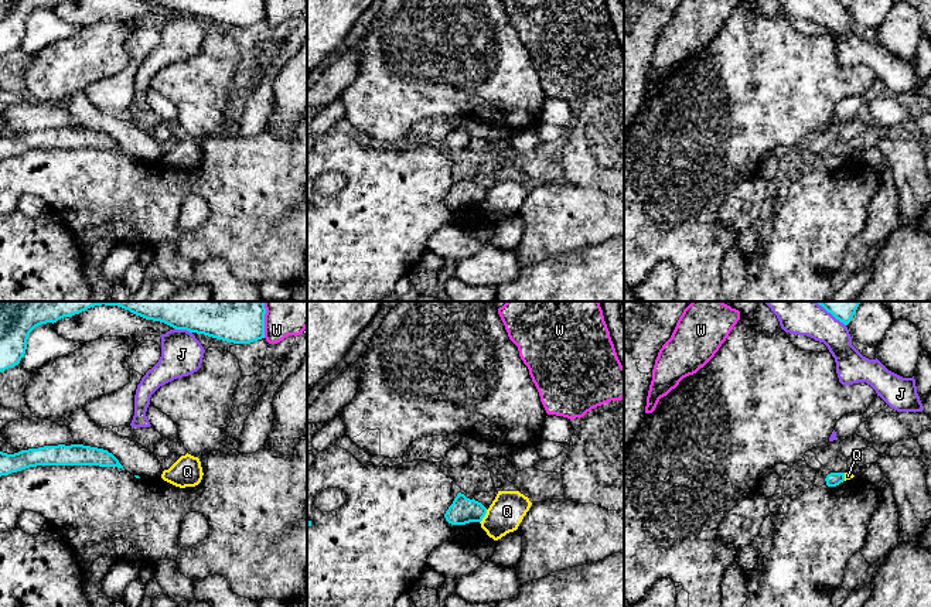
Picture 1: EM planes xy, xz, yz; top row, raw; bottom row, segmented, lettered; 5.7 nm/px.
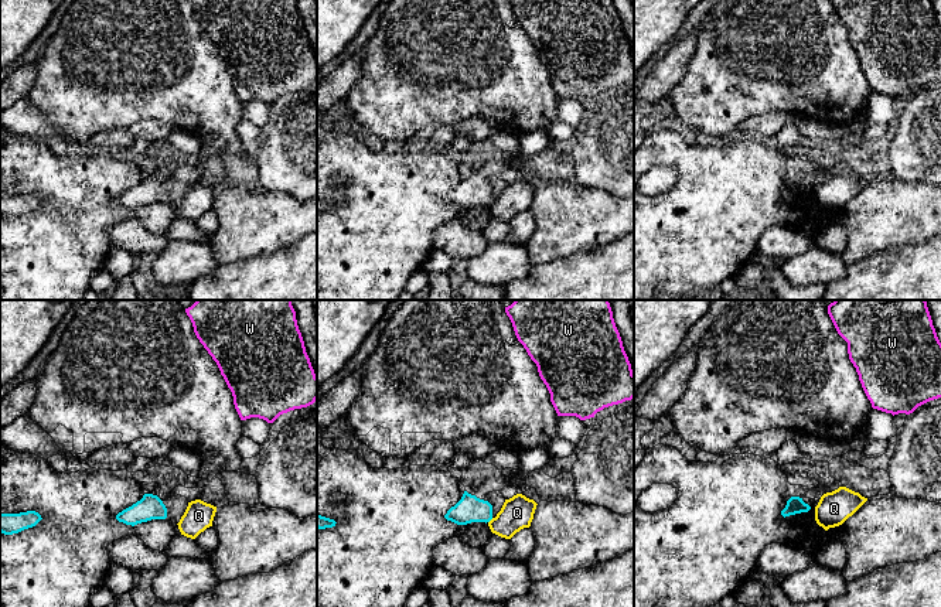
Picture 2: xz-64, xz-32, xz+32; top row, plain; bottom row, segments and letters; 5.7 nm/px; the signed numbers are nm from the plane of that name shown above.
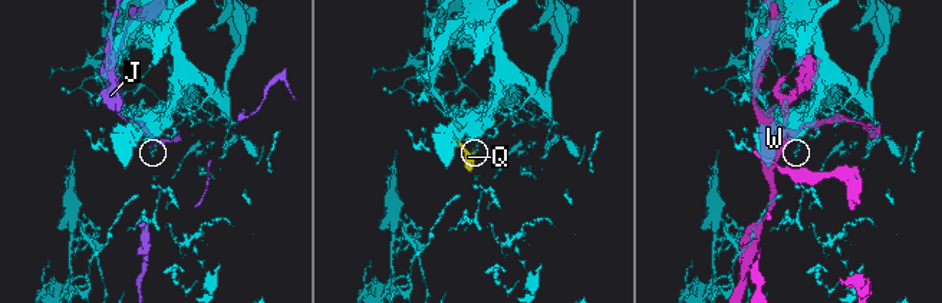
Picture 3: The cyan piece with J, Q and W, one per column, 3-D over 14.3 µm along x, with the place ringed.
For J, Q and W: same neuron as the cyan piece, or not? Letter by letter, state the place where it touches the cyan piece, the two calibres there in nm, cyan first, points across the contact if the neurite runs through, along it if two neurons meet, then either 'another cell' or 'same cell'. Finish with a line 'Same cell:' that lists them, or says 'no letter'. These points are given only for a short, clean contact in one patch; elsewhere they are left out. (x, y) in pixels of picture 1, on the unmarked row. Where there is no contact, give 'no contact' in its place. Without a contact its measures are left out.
J: xy (183, 12) | 140/240 nm | another cell
Q: xz (484, 198) | 150/200 nm | along xz (487, 193), (480, 205) | another cell
W: xy (263, 10) | 160/140 nm | another cell
Same cell: no letter

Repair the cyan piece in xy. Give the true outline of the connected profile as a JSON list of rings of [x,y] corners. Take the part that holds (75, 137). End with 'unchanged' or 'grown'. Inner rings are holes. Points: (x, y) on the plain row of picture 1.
[[[83,127],[44,129],[14,137],[0,134],[0,160],[37,149],[99,149],[125,153],[108,133]]]; unchanged

